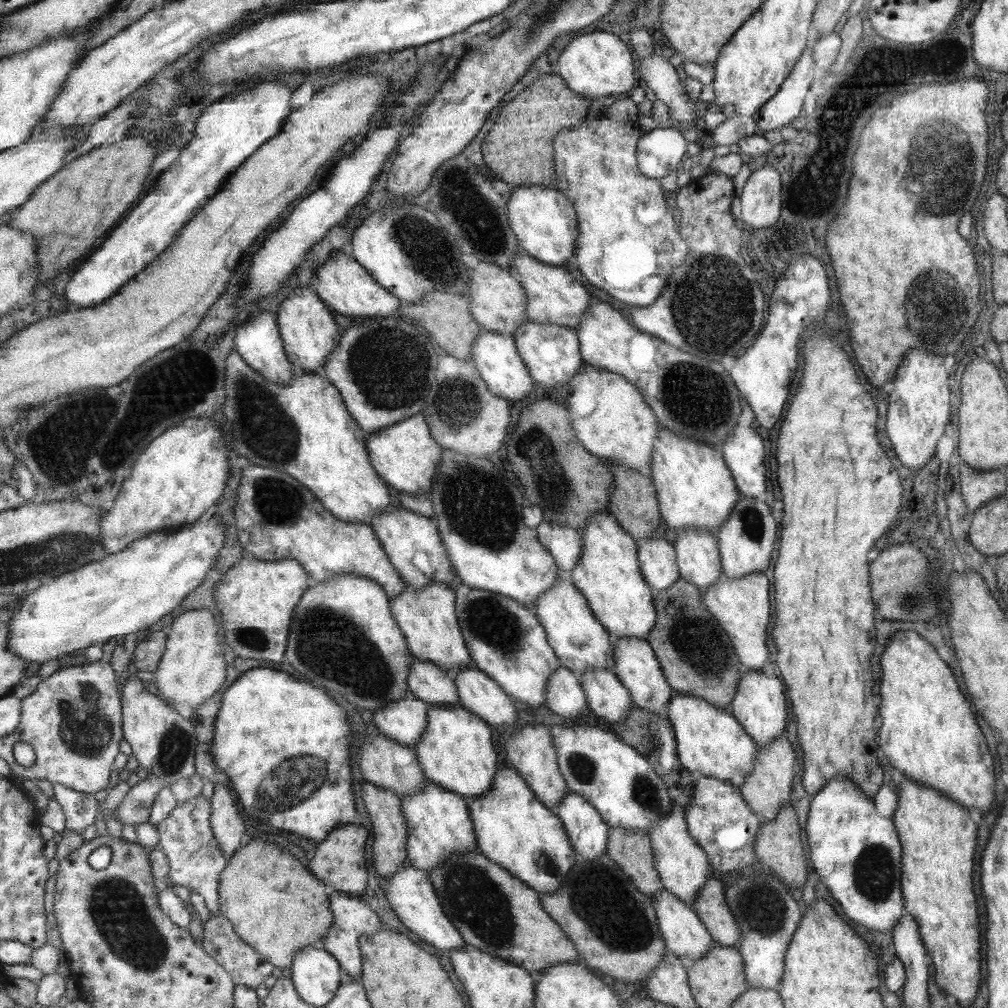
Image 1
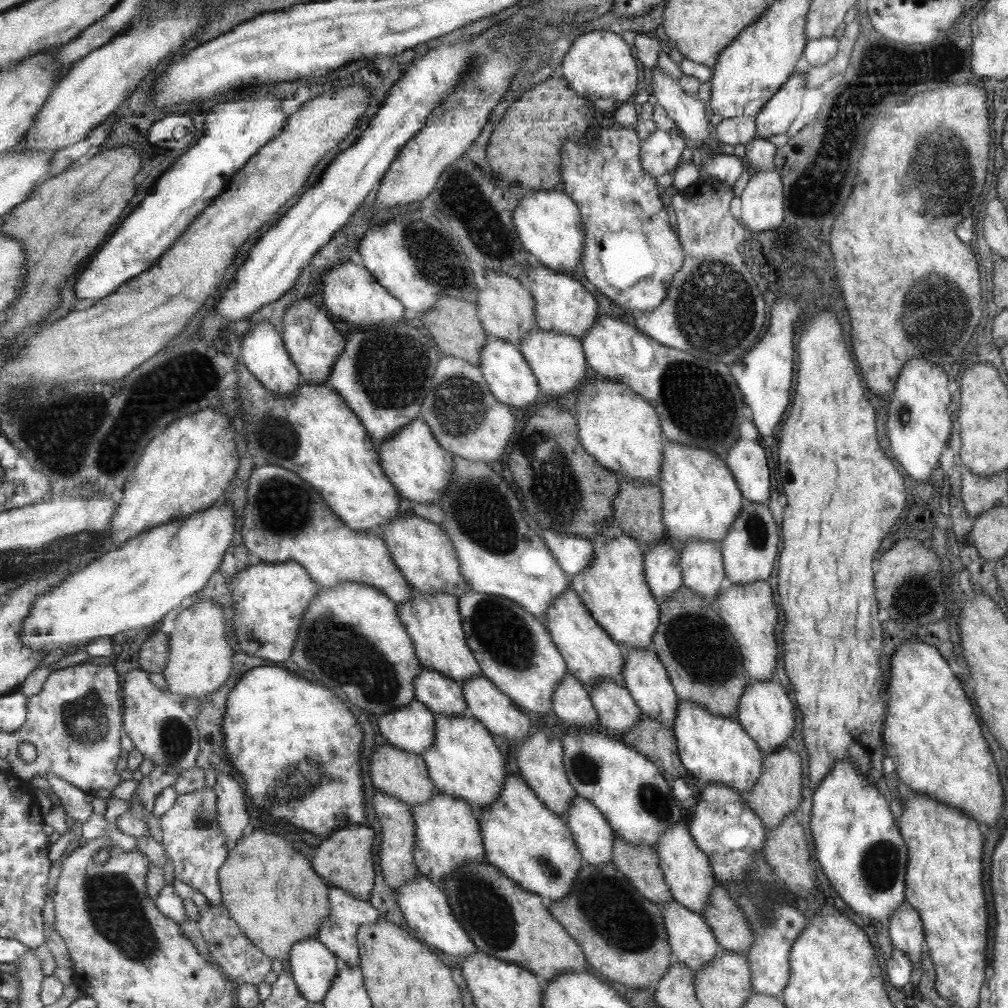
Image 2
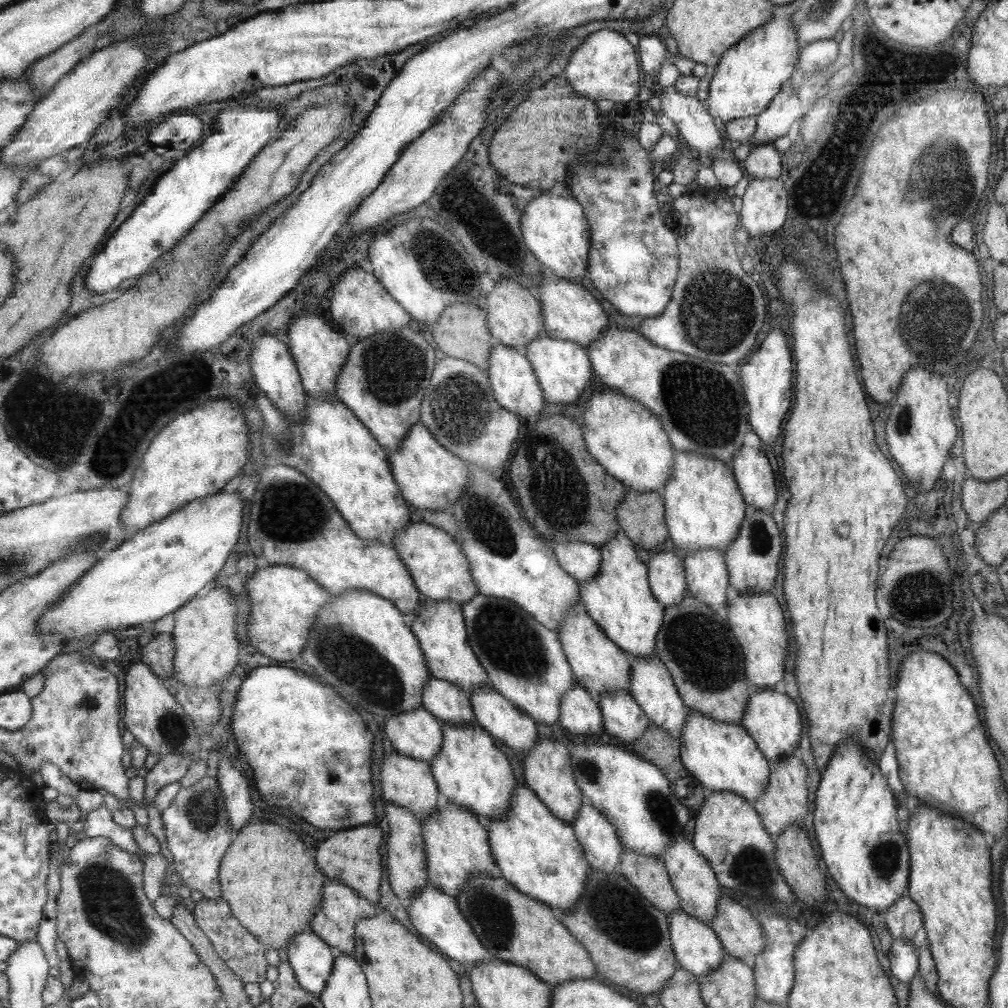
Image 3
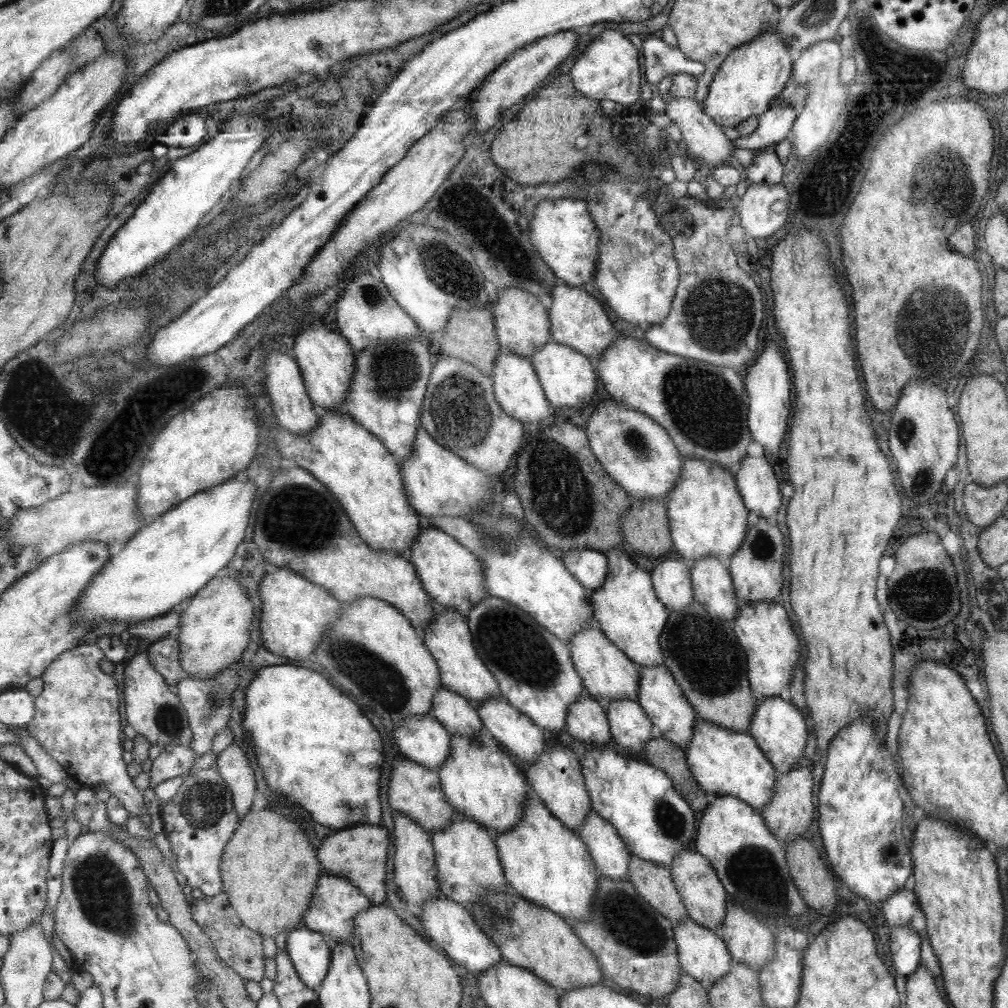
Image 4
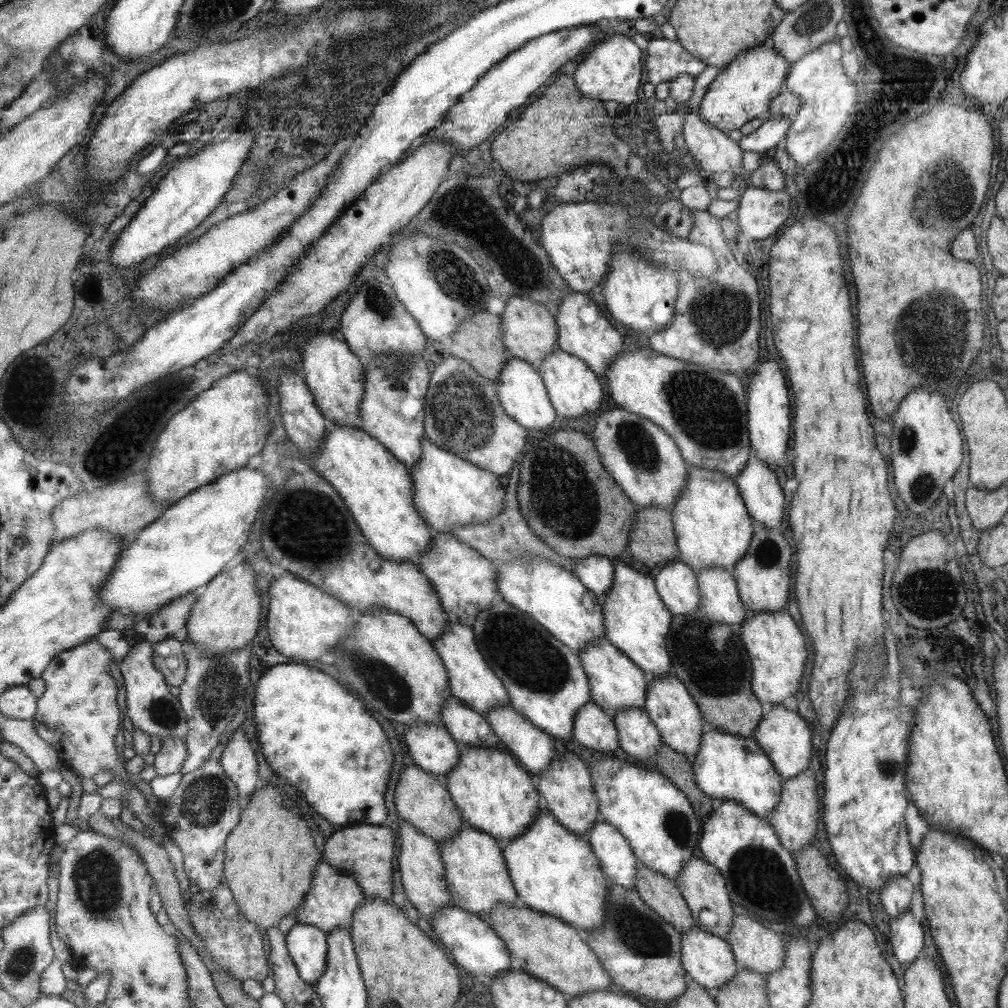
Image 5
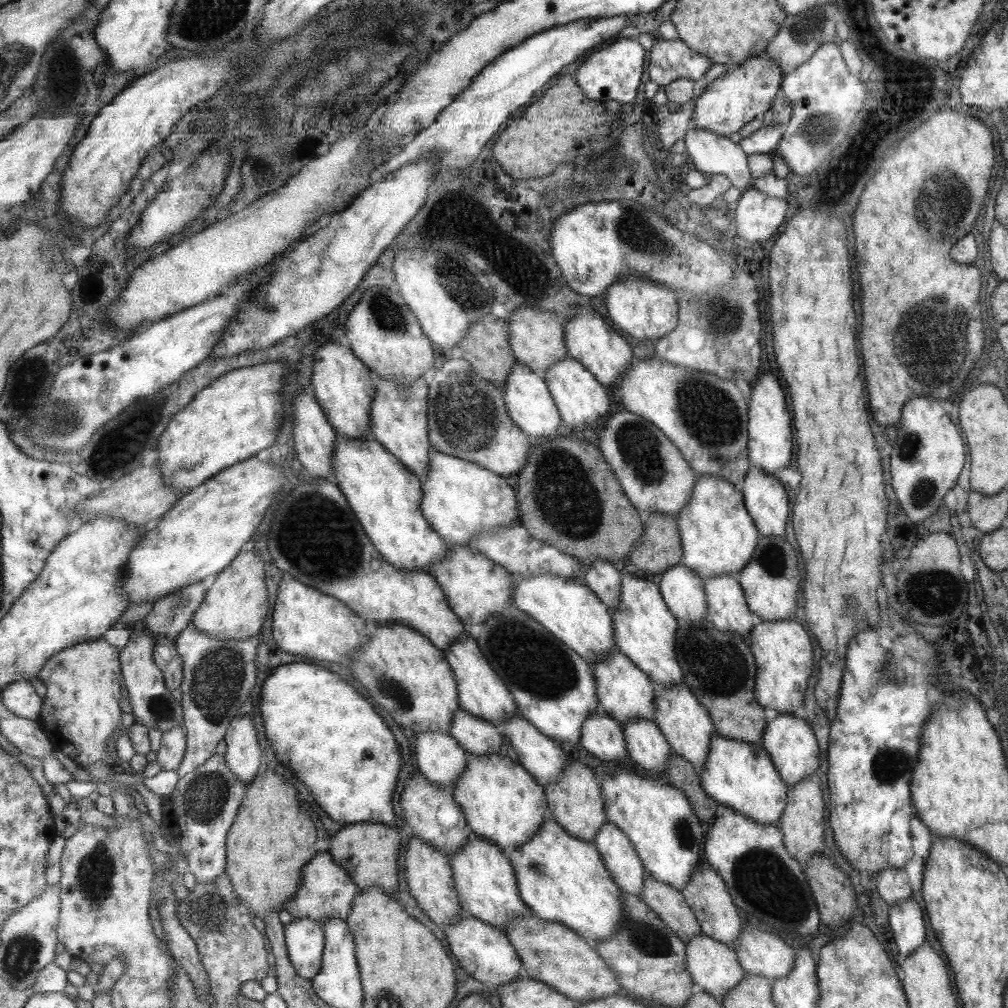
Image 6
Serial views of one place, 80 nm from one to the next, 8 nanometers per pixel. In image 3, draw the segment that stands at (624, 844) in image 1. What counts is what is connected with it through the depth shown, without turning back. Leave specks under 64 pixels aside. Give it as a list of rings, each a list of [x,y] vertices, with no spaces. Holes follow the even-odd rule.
[[[622,847],[621,861],[616,870],[666,917],[680,908],[680,900],[660,857],[635,854]]]

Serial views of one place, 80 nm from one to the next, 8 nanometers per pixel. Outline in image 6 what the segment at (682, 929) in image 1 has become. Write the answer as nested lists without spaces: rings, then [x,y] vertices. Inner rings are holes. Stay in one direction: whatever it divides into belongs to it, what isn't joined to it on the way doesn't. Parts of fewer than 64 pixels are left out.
[[[702,933],[686,946],[687,971],[696,988],[712,996],[725,997],[742,981],[745,972],[733,948]]]

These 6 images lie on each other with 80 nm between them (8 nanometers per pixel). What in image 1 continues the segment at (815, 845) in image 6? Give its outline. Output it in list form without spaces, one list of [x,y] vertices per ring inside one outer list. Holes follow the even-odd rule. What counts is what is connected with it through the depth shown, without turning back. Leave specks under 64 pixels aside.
[[[785,735],[776,738],[767,746],[757,747],[754,770],[750,772],[746,782],[739,786],[744,802],[761,817],[762,820],[775,820],[784,804],[789,804],[791,794],[791,778],[795,768],[795,752],[791,750]]]

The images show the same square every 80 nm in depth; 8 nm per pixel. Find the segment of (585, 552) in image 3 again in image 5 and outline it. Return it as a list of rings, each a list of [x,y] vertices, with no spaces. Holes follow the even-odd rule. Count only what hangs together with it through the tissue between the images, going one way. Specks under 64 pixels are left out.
[[[591,555],[585,559],[579,559],[579,563],[573,566],[573,574],[587,587],[592,595],[599,600],[611,589],[613,583],[614,566],[613,561],[600,555]]]

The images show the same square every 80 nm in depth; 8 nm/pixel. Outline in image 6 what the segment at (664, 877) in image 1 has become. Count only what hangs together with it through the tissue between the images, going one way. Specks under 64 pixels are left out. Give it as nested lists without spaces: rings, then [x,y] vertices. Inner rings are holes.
[[[707,865],[697,866],[688,880],[688,884],[680,890],[680,893],[695,913],[697,922],[700,923],[700,932],[733,948],[731,944],[740,936],[741,918],[737,916],[737,910],[733,906],[734,902],[731,902],[732,897],[728,893],[724,879]]]

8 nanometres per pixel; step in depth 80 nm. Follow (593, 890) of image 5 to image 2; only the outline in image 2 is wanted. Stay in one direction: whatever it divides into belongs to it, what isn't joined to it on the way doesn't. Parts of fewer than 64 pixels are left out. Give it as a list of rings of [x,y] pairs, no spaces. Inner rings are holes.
[[[509,775],[499,801],[479,810],[478,816],[484,834],[487,860],[491,865],[501,869],[517,886],[540,895],[545,902],[563,900],[569,894],[583,864],[580,851],[573,842],[572,831],[563,818],[536,798],[536,793],[519,776]]]

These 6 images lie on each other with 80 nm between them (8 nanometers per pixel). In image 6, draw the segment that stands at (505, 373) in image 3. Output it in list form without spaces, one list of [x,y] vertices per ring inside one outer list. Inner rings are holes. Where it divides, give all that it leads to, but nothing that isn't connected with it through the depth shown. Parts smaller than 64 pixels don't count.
[[[517,363],[513,365],[504,390],[511,418],[525,434],[539,438],[539,436],[551,436],[553,432],[558,432],[557,426],[562,420],[559,420],[560,413],[543,376],[529,370],[524,364]]]

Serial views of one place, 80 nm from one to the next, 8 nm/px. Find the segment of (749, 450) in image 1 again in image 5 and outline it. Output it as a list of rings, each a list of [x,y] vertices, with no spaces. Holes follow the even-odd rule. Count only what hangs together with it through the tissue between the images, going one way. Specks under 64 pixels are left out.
[[[753,457],[738,474],[736,481],[751,520],[761,524],[763,529],[779,526],[785,498],[775,480],[775,473],[764,462]]]

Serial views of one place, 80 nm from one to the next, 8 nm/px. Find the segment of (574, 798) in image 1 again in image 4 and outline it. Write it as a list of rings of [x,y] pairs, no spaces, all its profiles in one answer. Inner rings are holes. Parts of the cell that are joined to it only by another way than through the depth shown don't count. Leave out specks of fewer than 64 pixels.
[[[590,810],[577,834],[588,847],[588,853],[592,855],[593,862],[596,863],[596,872],[600,877],[615,882],[628,880],[631,852],[612,823]]]

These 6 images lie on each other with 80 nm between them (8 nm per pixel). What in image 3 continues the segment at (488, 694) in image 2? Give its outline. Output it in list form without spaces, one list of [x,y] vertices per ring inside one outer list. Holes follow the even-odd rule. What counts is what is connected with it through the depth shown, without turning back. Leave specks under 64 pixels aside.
[[[486,684],[483,688],[471,692],[472,705],[478,723],[488,730],[496,739],[502,740],[507,746],[513,748],[515,752],[528,752],[537,742],[537,732],[535,732],[535,721],[530,716],[519,712],[513,708],[513,703],[505,698],[491,684]]]

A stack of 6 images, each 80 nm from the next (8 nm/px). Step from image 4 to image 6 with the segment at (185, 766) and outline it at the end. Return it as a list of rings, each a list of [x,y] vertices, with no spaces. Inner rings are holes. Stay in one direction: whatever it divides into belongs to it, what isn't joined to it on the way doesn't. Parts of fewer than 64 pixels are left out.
[[[176,726],[164,732],[162,747],[157,754],[157,762],[163,771],[178,771],[188,749],[188,728]]]

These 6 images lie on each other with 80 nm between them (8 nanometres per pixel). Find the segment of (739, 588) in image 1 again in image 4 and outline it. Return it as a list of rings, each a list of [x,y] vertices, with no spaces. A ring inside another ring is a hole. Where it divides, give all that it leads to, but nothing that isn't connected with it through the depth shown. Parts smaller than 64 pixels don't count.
[[[765,601],[745,602],[738,607],[733,618],[733,632],[740,638],[749,661],[749,684],[758,699],[765,696],[779,696],[783,688],[789,688],[793,668],[799,660],[799,638],[795,636],[785,610],[779,604]]]

